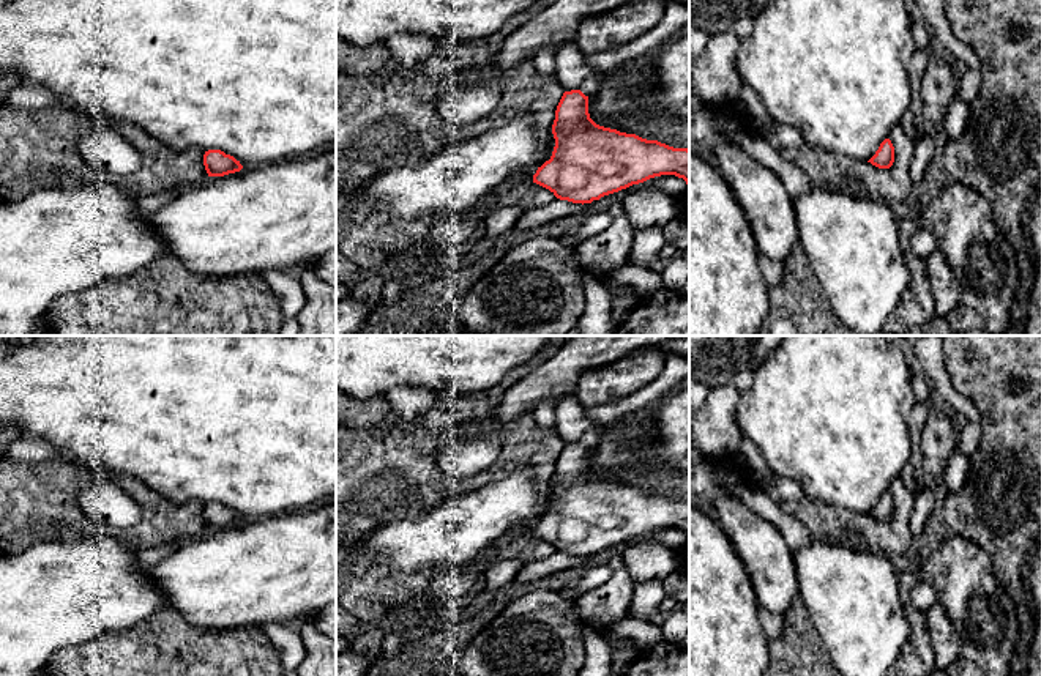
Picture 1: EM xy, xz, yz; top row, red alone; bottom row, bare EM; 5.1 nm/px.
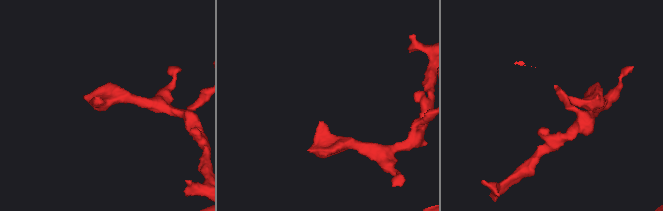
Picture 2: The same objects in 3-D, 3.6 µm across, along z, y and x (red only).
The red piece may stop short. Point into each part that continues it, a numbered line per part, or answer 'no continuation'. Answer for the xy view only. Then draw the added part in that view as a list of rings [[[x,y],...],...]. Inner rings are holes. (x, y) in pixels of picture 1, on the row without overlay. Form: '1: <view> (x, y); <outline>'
no continuation

